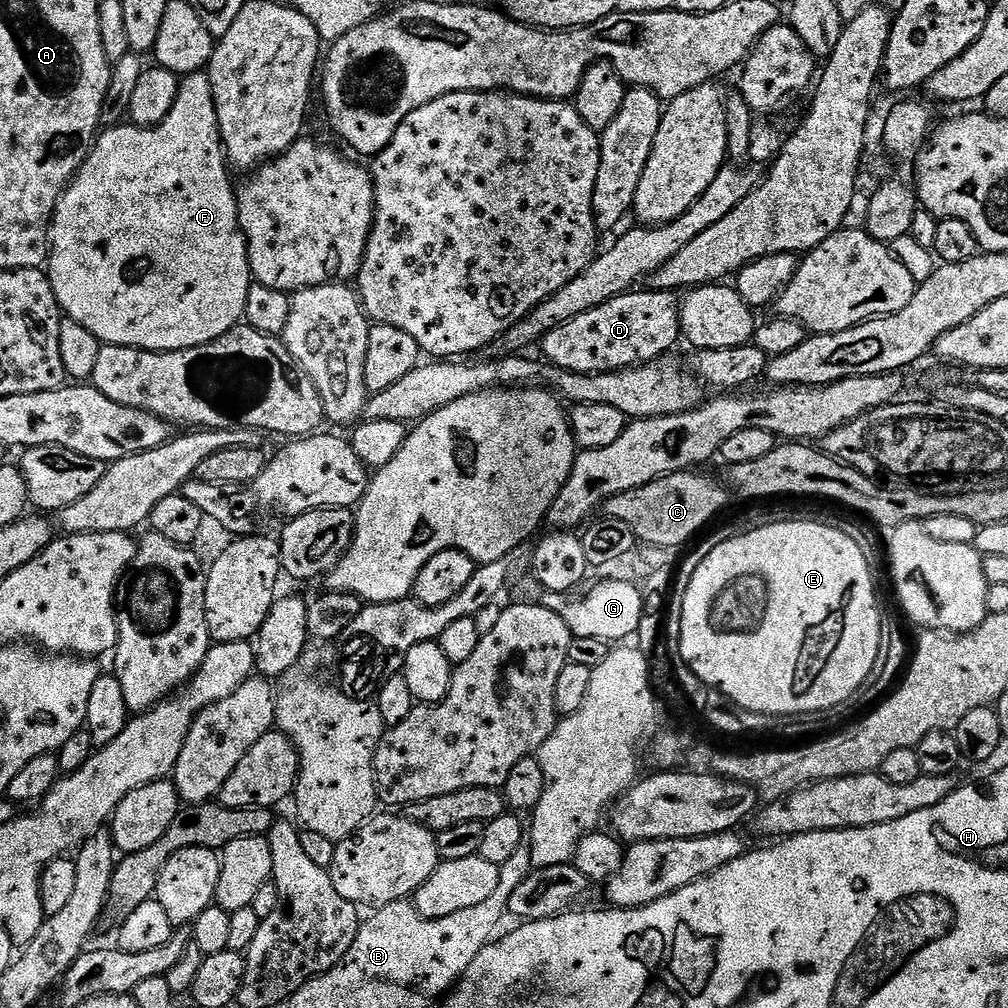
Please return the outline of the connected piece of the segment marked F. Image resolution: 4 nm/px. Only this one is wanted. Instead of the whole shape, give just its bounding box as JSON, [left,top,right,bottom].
[46,71,254,352]

